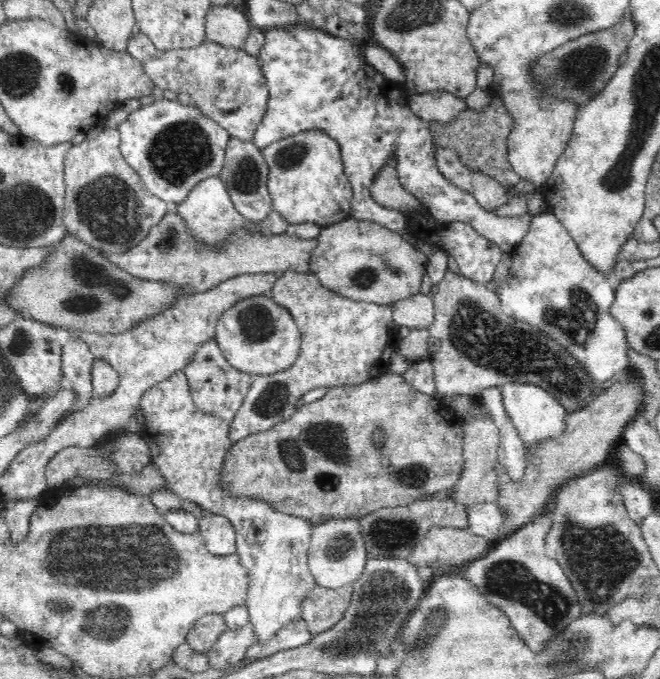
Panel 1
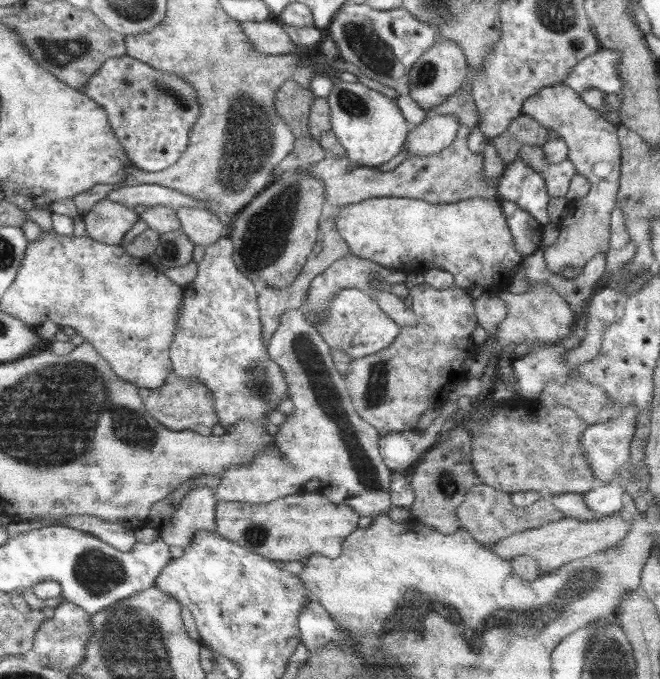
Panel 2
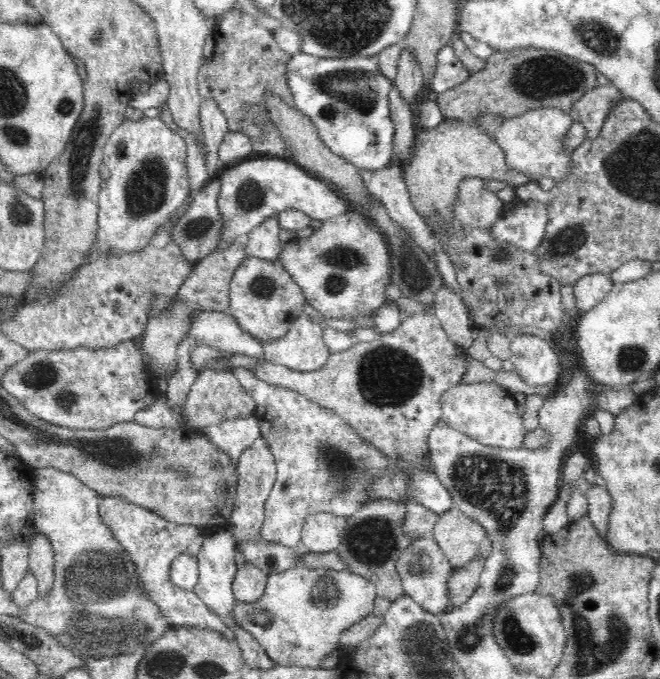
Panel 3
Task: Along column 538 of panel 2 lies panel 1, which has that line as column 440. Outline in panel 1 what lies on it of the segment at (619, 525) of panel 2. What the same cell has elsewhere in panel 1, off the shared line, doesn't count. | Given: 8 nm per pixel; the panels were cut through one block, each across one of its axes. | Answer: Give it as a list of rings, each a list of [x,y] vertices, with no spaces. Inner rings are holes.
[[[432,527],[426,536],[414,546],[408,560],[414,563],[418,569],[420,579],[430,582],[432,576],[444,568],[444,566],[456,566],[464,564],[468,560],[480,559],[490,549],[494,542],[483,536],[474,535],[468,529],[459,529],[456,527]]]

